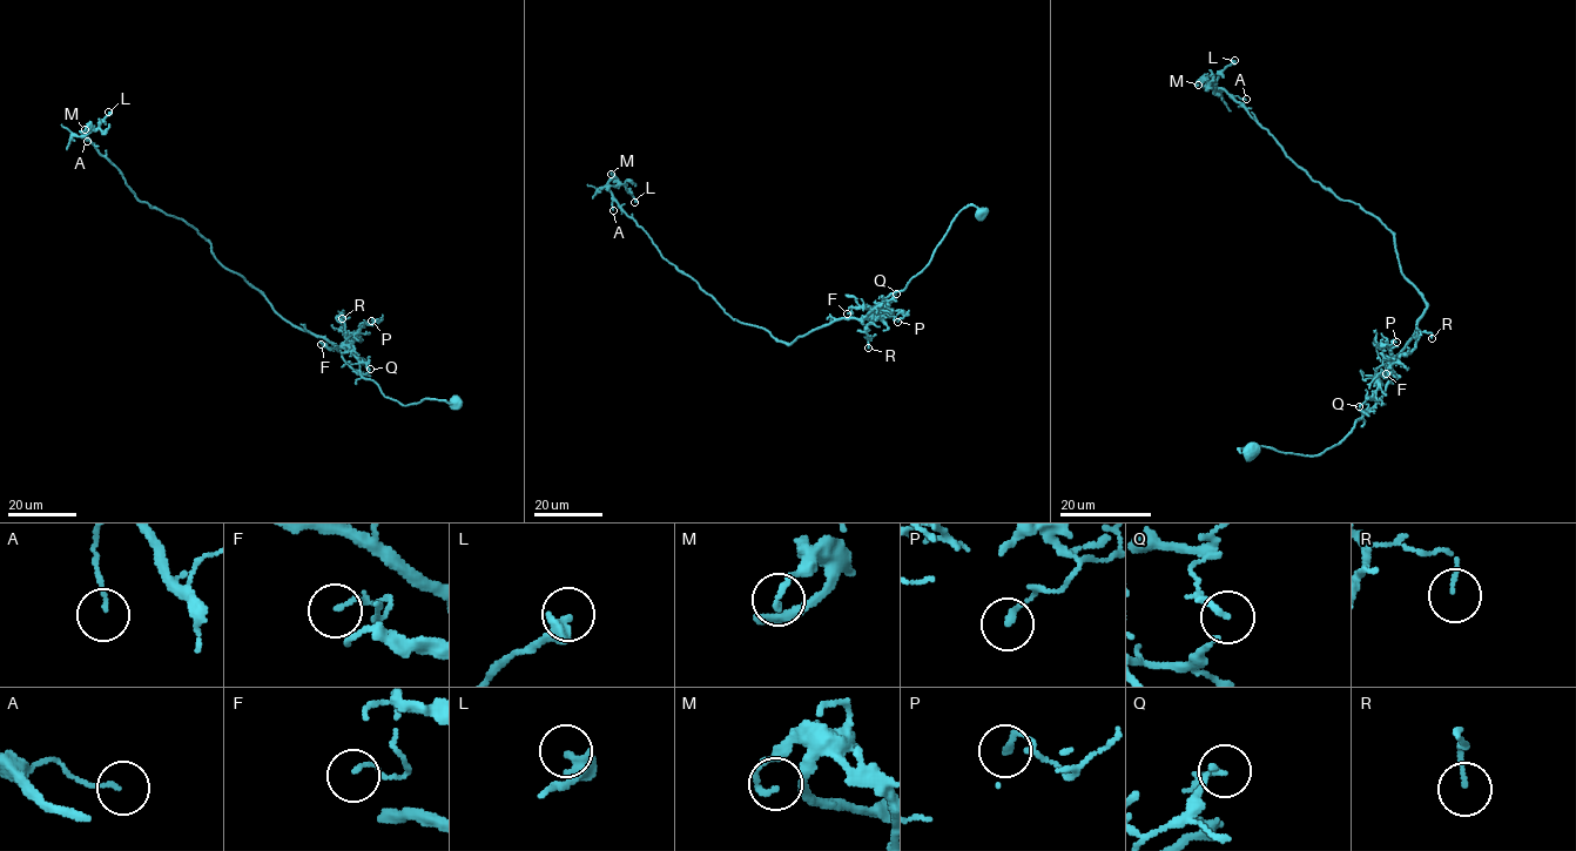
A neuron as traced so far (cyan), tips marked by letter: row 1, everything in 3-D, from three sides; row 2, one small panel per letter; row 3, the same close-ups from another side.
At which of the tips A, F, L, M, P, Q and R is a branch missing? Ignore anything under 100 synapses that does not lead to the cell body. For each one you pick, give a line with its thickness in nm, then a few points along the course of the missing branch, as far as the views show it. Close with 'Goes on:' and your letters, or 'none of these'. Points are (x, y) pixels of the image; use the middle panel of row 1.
Goes on: none of these

